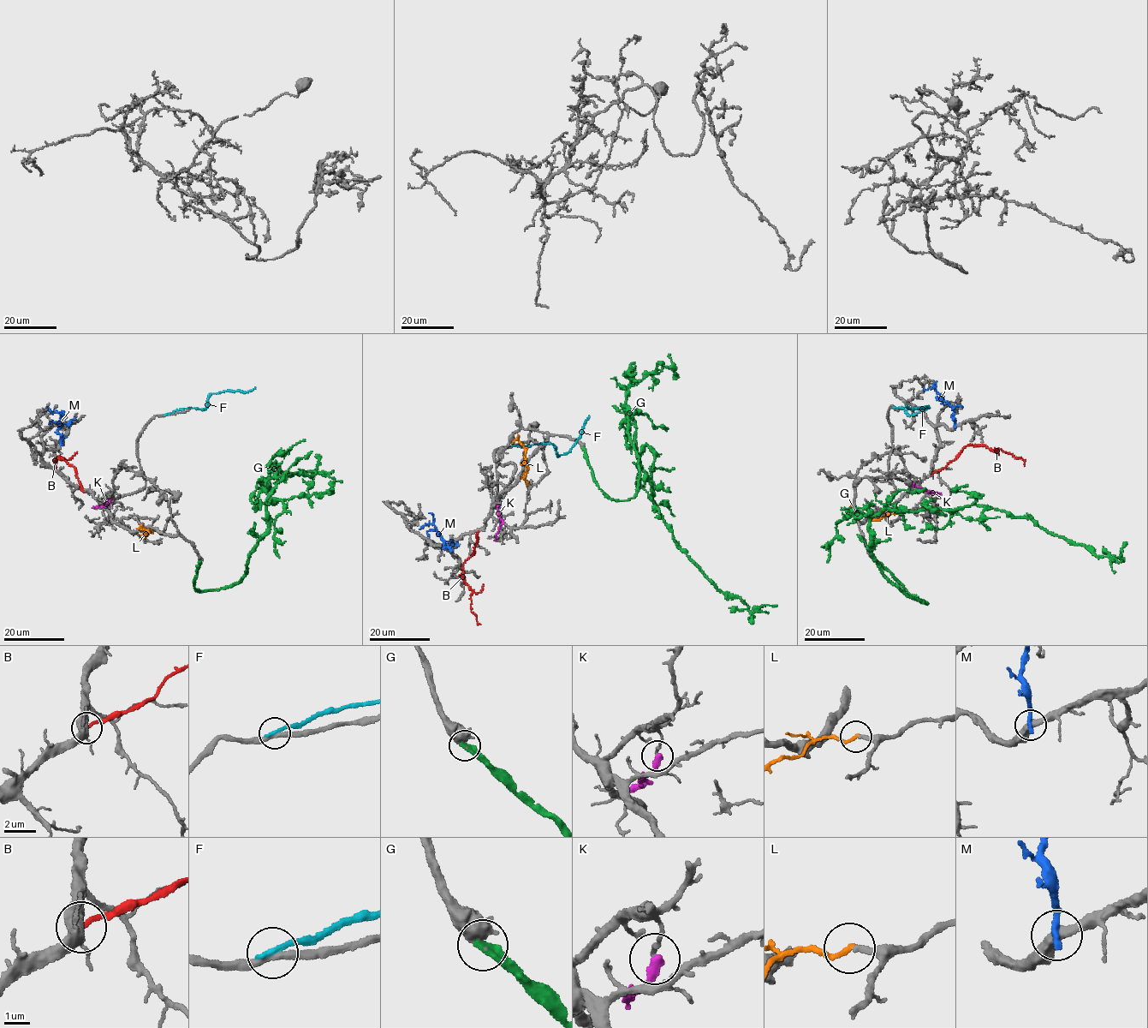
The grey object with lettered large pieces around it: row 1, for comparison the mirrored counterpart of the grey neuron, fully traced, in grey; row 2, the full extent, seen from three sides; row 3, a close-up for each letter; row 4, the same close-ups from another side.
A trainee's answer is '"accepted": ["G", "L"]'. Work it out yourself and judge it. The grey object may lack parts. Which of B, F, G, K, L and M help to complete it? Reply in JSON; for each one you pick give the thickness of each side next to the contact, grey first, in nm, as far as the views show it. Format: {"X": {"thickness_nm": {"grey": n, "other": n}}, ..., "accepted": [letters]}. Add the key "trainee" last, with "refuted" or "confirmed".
{"G": {"thickness_nm": {"grey": 400, "other": 420}}, "L": {"thickness_nm": {"grey": 240, "other": 200}}, "accepted": ["G", "L"], "trainee": "confirmed"}

